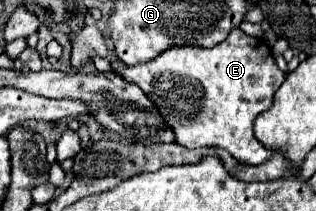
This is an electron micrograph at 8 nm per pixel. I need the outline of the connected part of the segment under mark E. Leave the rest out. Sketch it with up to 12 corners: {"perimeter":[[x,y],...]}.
{"perimeter":[[93,24],[69,34],[75,72],[95,56],[155,102],[185,148],[245,164],[285,72],[233,28],[217,48],[171,46],[137,66]]}

